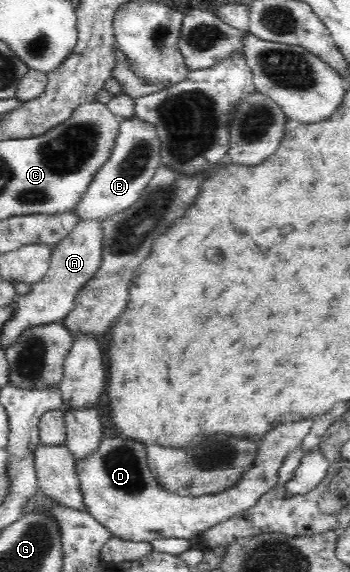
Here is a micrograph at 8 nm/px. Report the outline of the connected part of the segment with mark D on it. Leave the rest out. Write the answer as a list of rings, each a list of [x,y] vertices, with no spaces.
[[[308,416],[267,431],[258,440],[258,453],[252,467],[245,471],[238,483],[214,492],[214,495],[178,495],[177,492],[166,490],[150,469],[144,442],[126,435],[108,437],[102,440],[98,451],[77,461],[76,472],[87,512],[102,523],[113,537],[124,540],[150,542],[161,538],[190,539],[257,505],[258,500],[277,485],[277,473],[284,458],[301,445],[317,420],[317,416]]]

